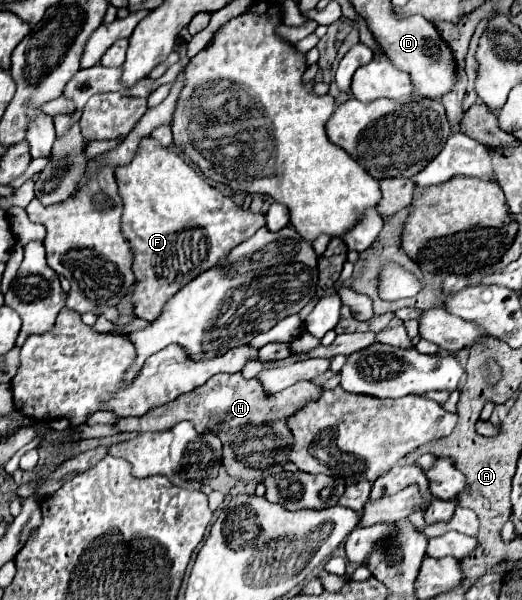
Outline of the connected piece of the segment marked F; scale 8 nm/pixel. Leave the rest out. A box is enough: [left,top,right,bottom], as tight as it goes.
[114,137,266,321]

